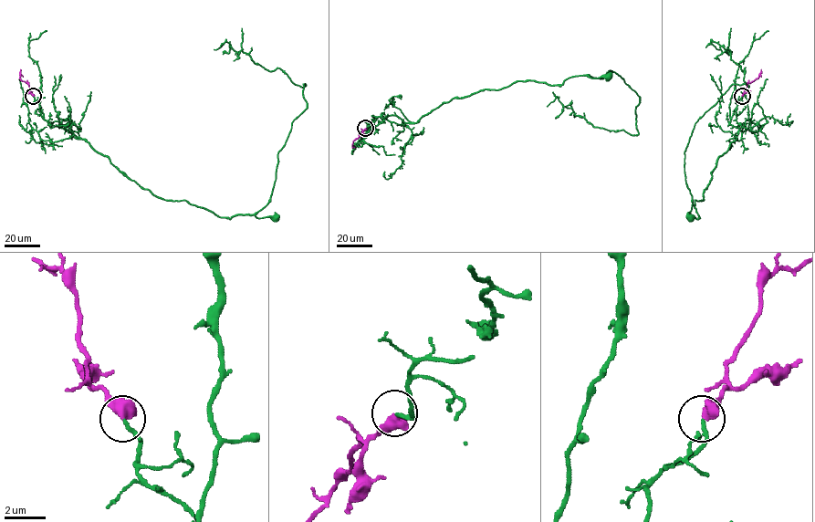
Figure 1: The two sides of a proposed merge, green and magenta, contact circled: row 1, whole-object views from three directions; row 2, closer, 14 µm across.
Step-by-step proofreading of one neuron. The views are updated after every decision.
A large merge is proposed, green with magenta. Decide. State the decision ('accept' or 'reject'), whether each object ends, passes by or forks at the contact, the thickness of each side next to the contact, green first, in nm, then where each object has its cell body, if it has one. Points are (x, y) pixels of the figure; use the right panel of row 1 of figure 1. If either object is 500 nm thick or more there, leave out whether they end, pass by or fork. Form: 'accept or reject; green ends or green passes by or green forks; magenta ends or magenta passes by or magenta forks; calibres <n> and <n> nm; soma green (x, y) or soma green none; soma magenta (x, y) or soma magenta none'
accept; calibres 170 and 600 nm; soma green (690, 217); soma magenta none

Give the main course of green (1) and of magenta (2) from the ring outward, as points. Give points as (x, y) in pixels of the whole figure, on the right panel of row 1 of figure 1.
1: (742, 96), (729, 123), (738, 127), (736, 139), (717, 159), (704, 200), (694, 201), (698, 218), (691, 217)
2: (742, 96), (747, 84), (758, 78), (761, 69)

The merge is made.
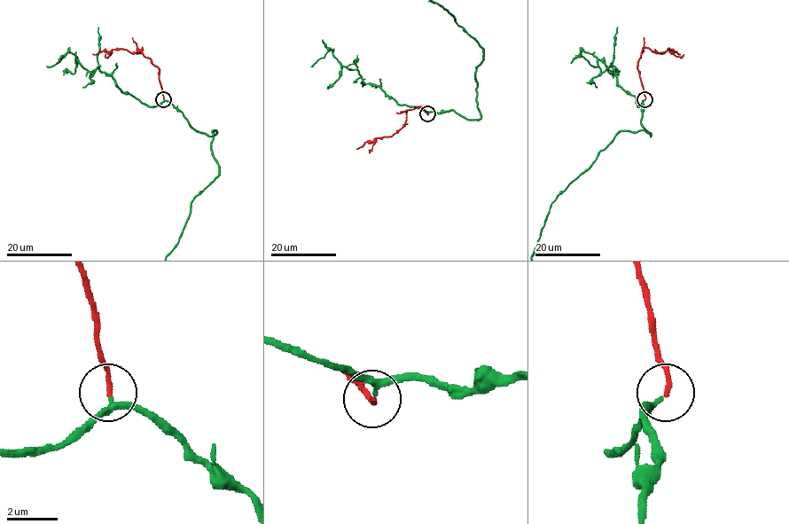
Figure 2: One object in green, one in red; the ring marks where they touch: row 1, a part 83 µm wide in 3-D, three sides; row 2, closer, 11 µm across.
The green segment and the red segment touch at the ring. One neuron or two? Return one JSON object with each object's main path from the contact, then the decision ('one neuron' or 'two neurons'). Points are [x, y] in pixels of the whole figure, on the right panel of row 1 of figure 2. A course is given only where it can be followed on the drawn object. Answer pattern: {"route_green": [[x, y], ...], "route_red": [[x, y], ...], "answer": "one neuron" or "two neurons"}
{"route_green": [[644, 99], [641, 124], [651, 136], [621, 130], [602, 149], [557, 197], [532, 257]], "route_red": [[644, 98], [637, 68], [637, 60], [644, 47], [663, 52], [668, 49], [679, 54]], "answer": "one neuron"}

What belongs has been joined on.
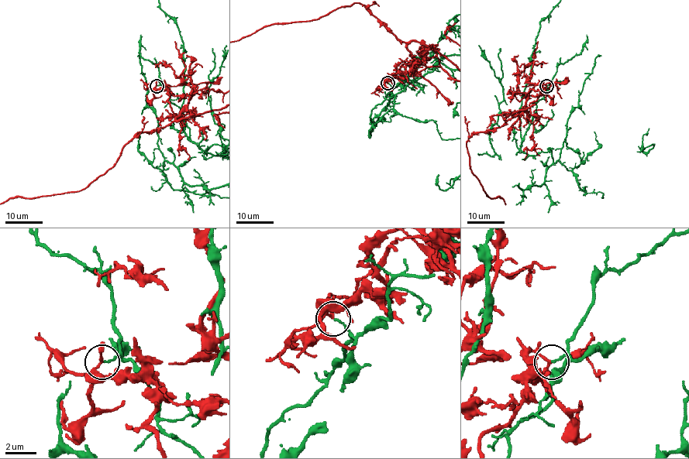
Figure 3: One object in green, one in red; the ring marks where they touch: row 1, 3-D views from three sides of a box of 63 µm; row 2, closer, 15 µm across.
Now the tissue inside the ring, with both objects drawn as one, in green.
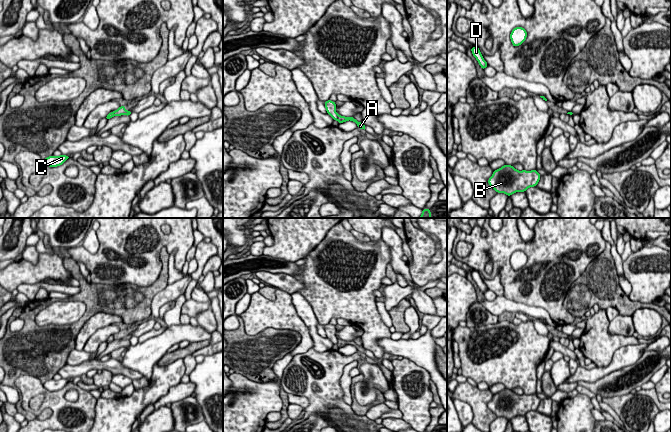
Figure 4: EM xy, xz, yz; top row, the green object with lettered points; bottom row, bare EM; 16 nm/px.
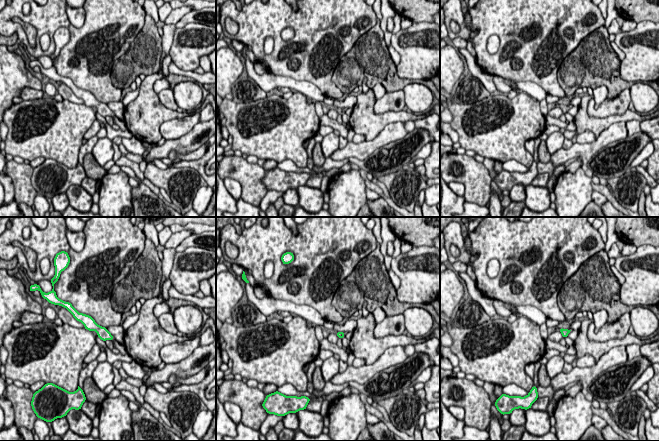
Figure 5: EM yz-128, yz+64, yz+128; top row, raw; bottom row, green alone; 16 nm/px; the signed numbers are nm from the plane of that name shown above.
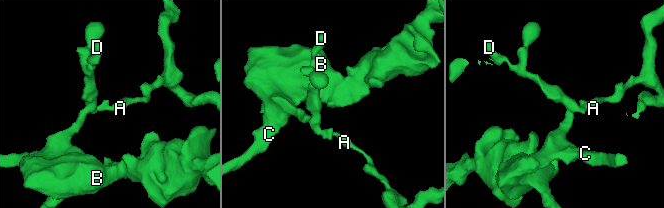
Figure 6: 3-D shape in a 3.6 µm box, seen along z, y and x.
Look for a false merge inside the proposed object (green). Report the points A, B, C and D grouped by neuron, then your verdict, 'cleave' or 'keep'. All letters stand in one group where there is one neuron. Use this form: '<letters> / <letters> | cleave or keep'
A / B C D | cleave

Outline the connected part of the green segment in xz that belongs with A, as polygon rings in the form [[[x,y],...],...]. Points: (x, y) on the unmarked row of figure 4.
[[[338,339],[337,345],[338,345],[339,348],[346,346],[348,344],[355,346],[359,353],[365,354],[365,349],[364,349],[363,346],[358,346],[354,341],[345,341],[345,340]]]

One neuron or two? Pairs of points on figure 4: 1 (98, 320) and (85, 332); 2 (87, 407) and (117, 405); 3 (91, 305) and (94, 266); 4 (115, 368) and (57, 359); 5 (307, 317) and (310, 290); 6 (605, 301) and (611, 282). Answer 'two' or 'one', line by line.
1: one
2: two
3: two
4: two
5: two
6: one

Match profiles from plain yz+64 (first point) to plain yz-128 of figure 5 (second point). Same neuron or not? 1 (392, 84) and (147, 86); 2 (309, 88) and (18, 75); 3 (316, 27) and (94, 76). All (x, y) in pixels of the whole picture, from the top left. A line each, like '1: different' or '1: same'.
1: different
2: same
3: same

